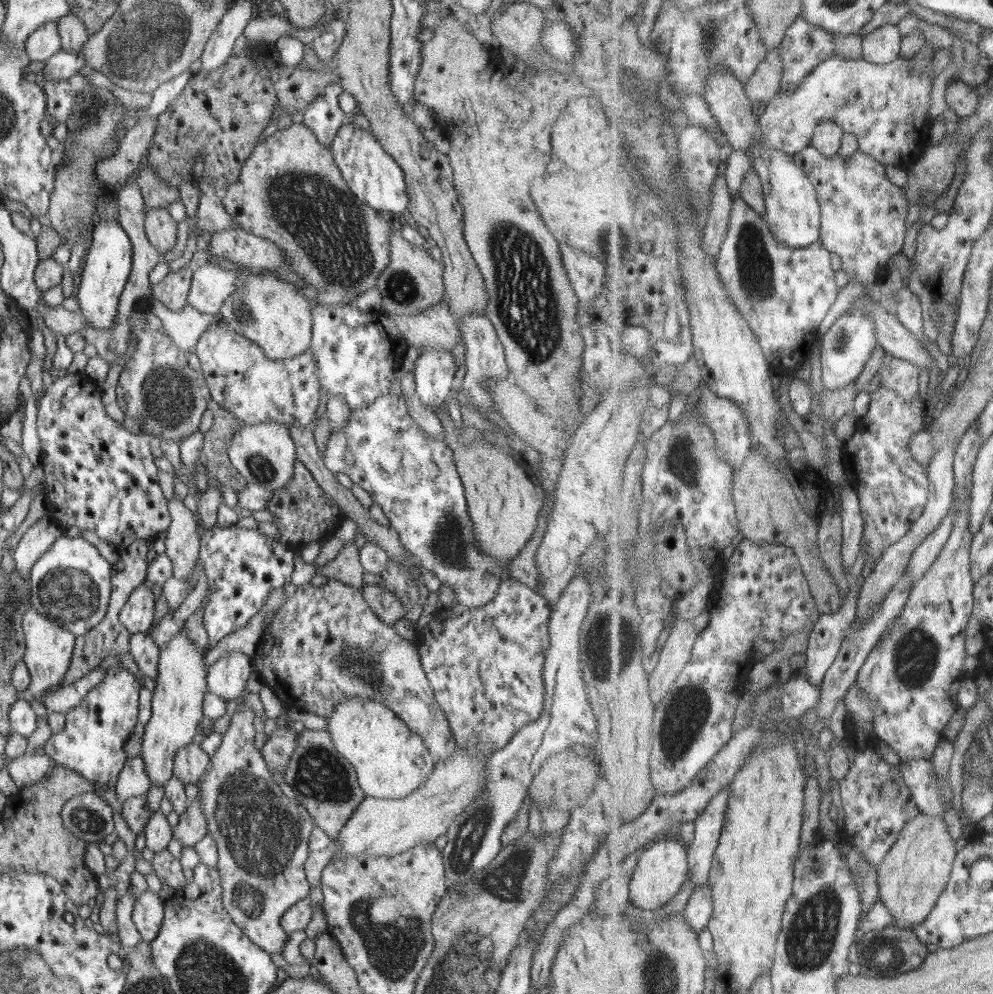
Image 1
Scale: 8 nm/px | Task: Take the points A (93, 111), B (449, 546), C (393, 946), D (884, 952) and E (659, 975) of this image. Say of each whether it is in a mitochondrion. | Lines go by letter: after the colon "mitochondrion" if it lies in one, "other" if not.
A: mitochondrion
B: mitochondrion
C: mitochondrion
D: mitochondrion
E: mitochondrion

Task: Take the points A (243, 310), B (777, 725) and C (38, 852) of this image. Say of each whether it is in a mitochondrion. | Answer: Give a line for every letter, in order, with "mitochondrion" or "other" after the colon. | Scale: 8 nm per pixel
A: mitochondrion
B: other
C: other

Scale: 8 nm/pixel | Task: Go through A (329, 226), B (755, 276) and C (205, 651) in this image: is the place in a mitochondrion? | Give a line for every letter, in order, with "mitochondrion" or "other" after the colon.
A: mitochondrion
B: mitochondrion
C: other

